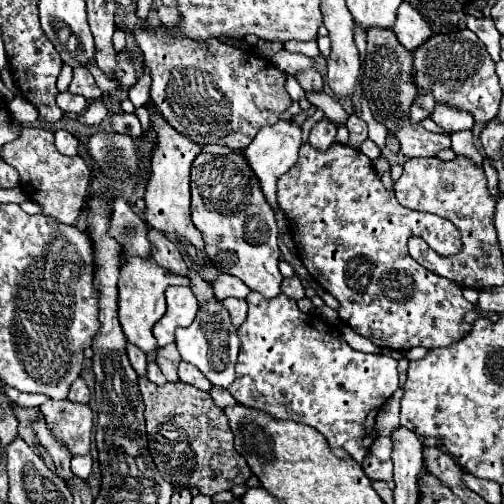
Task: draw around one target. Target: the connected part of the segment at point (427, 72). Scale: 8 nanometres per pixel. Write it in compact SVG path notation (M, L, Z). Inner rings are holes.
M470 30L436 34L414 52L414 82L418 96L430 92L436 102L446 102L474 116L476 122L490 122L498 114L502 90L494 72L494 62L484 44Z

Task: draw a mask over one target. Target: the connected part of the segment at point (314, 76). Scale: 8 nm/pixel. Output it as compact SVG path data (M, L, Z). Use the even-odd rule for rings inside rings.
M314 68L298 72L298 74L296 74L296 80L298 80L300 86L302 86L304 90L308 90L308 92L310 92L310 90L322 90L322 86L324 86L320 72L316 72Z

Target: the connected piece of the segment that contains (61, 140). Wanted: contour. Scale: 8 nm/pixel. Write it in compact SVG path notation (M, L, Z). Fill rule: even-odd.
M58 130L54 136L56 136L58 152L62 152L66 156L76 156L78 154L78 140L68 130Z

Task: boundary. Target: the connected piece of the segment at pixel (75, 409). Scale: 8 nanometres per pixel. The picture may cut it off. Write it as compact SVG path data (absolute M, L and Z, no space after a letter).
M48 400L40 406L40 412L48 424L48 430L58 442L68 448L70 456L90 452L94 414L88 404L76 404L70 400Z

